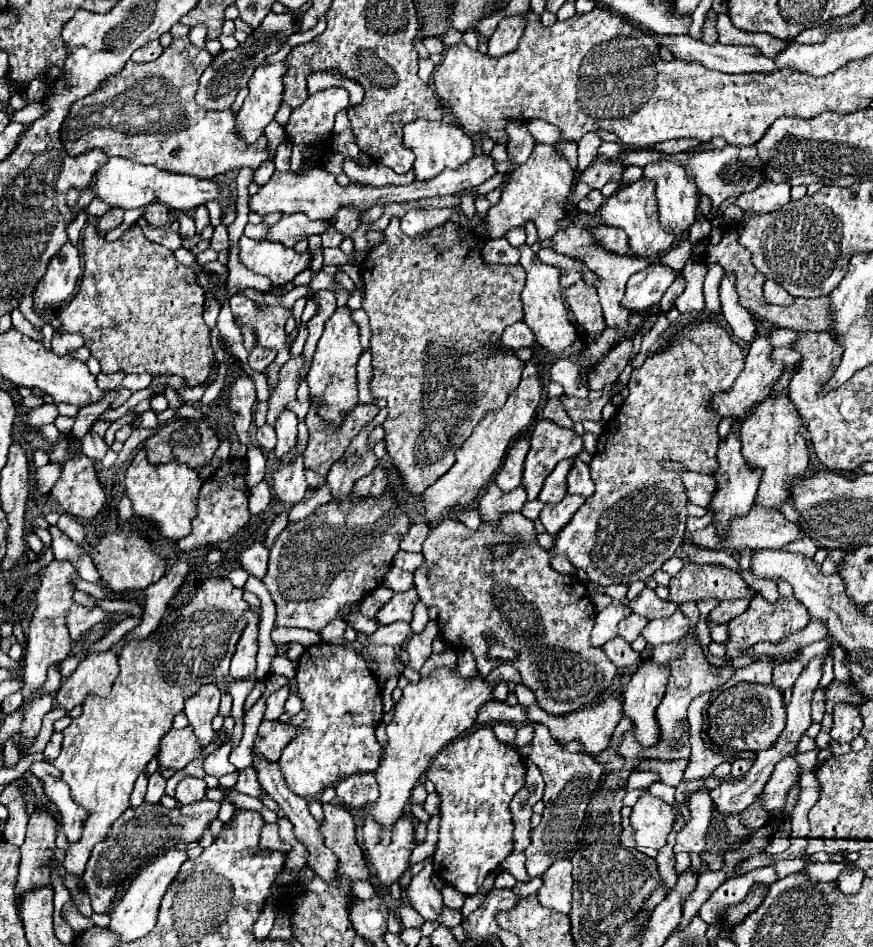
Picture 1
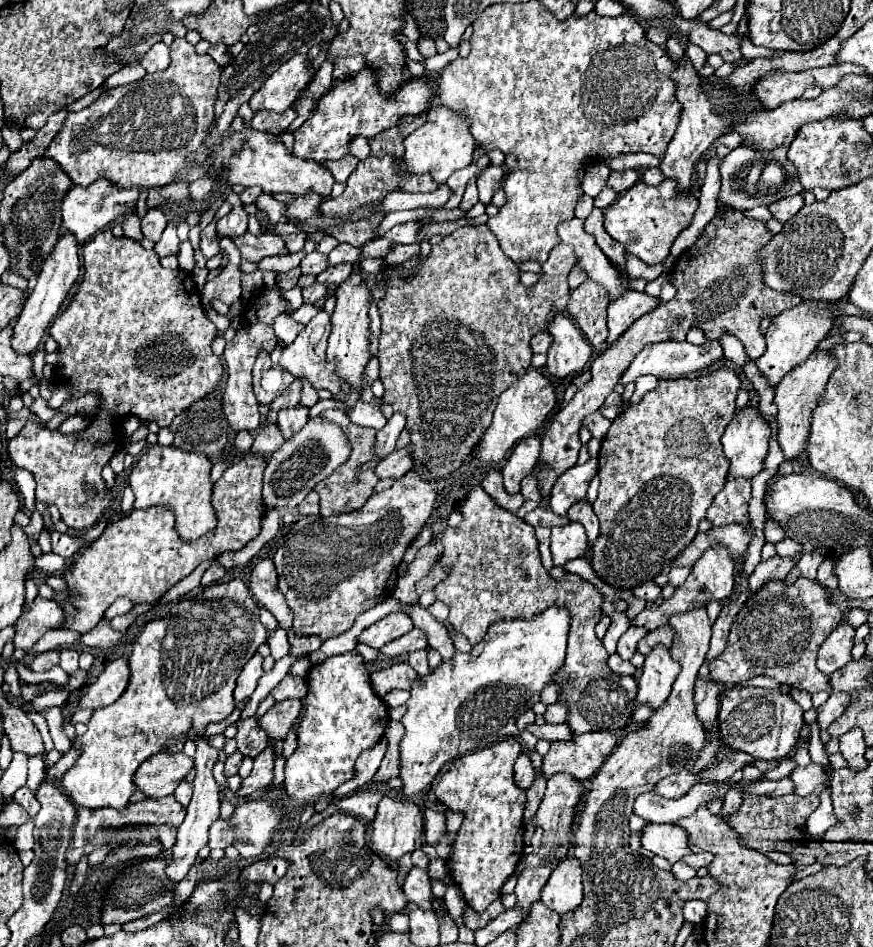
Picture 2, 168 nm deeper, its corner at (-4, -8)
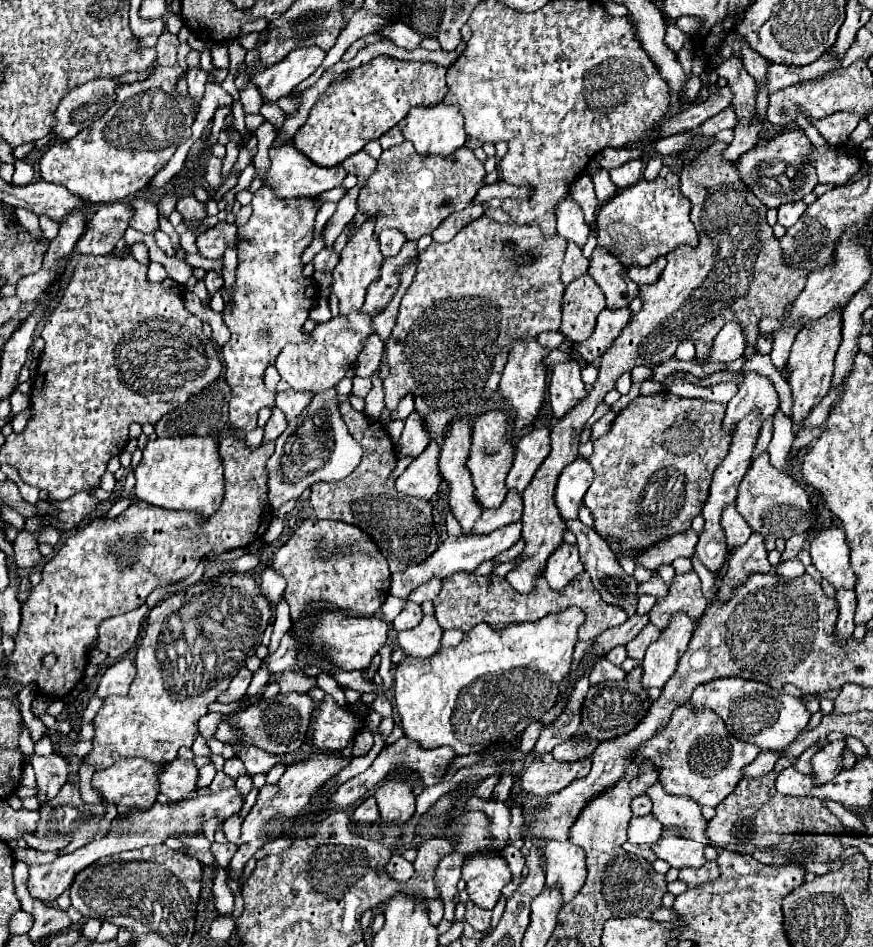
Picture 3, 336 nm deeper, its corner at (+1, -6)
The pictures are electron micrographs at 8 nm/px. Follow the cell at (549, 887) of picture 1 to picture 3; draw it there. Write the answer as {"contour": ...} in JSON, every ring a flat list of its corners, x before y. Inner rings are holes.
{"contour":[[549,841,543,847,543,857,547,885,559,883,563,889,563,901,571,901,575,893,579,893,579,889,583,887,587,875,583,849,579,845,573,845,571,841]]}

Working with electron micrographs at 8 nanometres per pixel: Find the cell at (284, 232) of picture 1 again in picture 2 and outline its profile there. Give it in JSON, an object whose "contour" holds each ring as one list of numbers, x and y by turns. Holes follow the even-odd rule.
{"contour":[[246,233,242,237,234,237,234,243,240,249,242,257,252,263,258,263,260,259,270,255,284,255,288,251,288,247,284,245,284,239,274,233,262,233,258,237]]}

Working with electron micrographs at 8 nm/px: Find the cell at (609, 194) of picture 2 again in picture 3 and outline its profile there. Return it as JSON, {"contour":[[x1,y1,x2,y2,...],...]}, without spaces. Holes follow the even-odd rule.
{"contour":[[599,169,591,175,591,181,595,185,595,193,599,201,609,201,617,193,617,185,611,181,609,173,605,169]]}

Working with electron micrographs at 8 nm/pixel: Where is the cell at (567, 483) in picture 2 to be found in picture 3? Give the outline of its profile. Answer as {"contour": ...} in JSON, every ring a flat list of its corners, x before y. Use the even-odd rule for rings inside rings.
{"contour":[[577,459,563,469,555,489,555,503,563,519,577,519,583,495,593,479,593,469,585,459]]}

